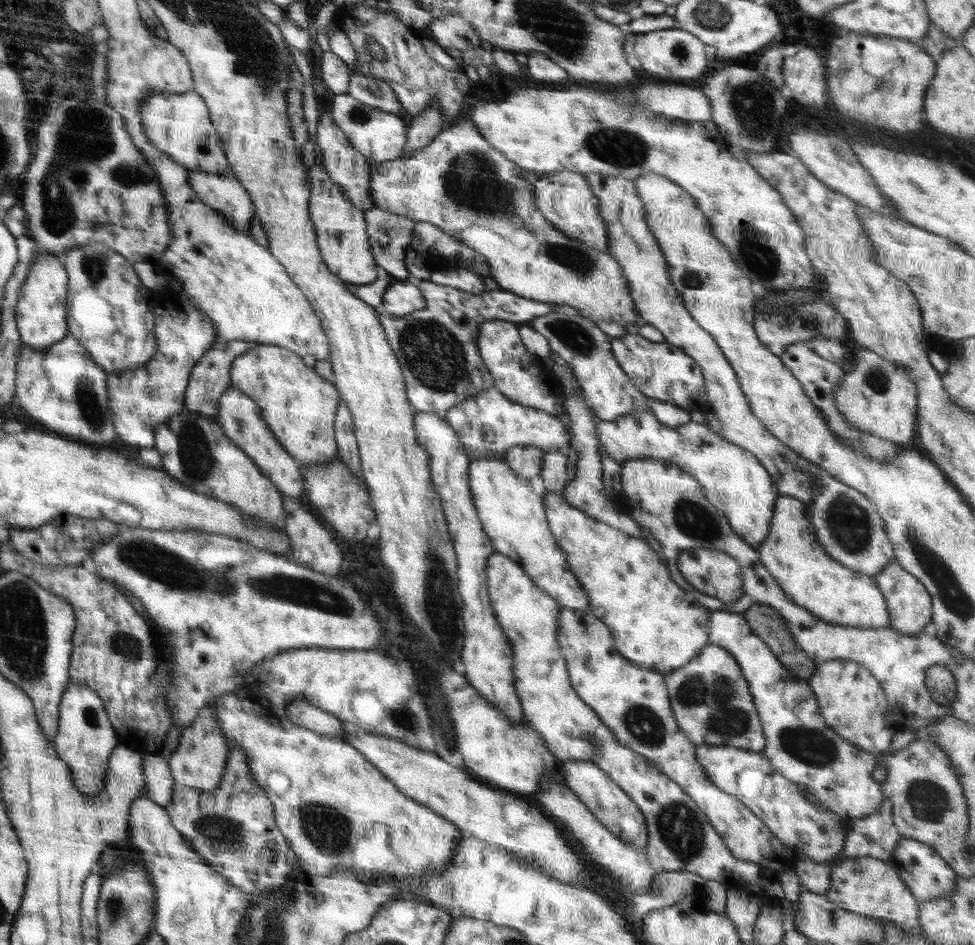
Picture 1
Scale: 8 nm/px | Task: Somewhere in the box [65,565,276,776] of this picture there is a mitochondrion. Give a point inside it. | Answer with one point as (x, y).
(124, 644)

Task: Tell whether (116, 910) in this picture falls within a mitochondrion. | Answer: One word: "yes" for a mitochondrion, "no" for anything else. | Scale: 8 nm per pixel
yes

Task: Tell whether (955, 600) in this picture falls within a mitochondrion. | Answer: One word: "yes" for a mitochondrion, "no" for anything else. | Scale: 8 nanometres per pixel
yes

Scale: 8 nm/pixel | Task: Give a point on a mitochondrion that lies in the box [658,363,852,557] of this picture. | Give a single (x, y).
(693, 519)

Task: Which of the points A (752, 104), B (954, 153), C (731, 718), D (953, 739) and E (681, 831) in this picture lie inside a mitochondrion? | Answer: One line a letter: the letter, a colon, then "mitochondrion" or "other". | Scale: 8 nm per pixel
A: mitochondrion
B: other
C: mitochondrion
D: other
E: mitochondrion

